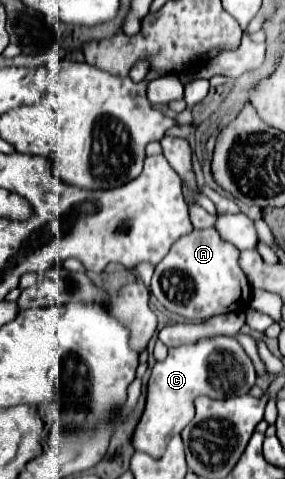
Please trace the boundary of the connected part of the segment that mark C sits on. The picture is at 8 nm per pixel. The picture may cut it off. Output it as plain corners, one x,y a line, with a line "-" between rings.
231,336
201,338
199,342
193,344
169,348
167,358
153,366
147,382
145,410
131,438
135,452
145,452
153,458
161,458
169,438
181,434
183,428
191,422
193,400
197,396
225,400
229,396
249,394
253,384
255,384
253,362
245,354
241,344

